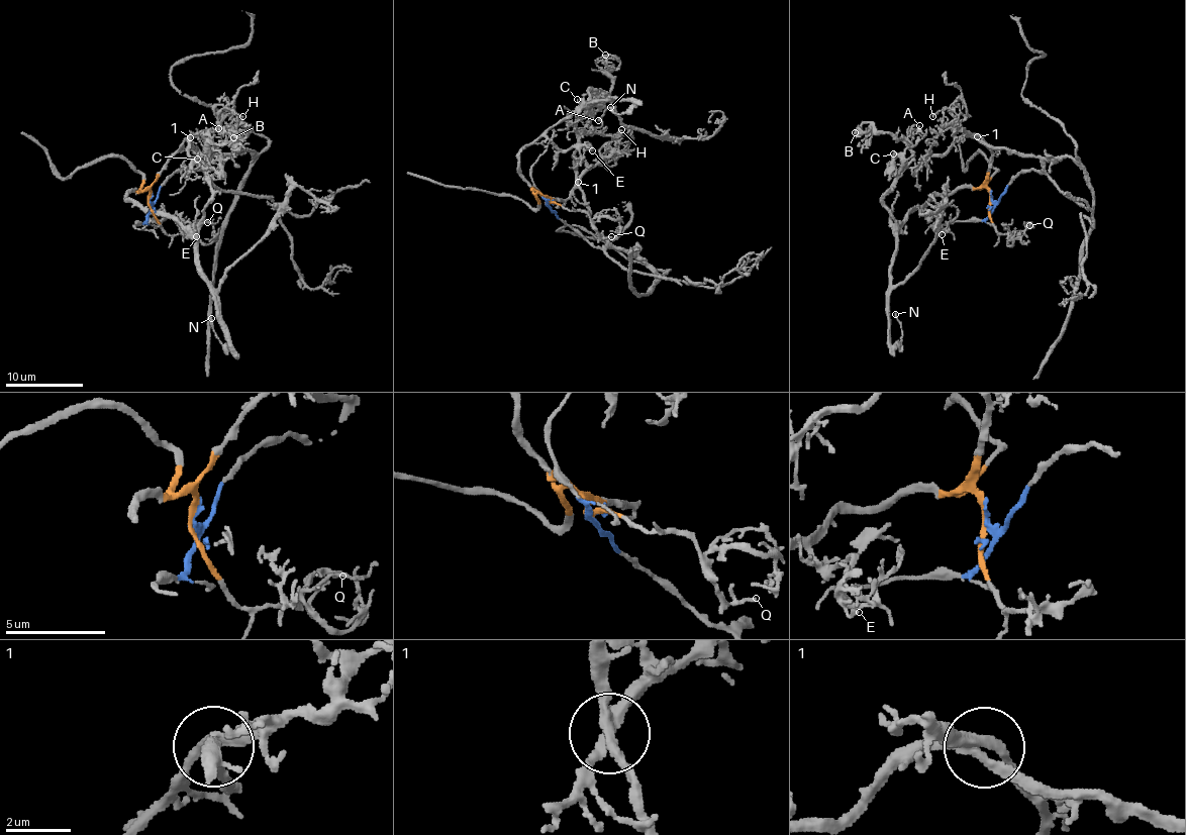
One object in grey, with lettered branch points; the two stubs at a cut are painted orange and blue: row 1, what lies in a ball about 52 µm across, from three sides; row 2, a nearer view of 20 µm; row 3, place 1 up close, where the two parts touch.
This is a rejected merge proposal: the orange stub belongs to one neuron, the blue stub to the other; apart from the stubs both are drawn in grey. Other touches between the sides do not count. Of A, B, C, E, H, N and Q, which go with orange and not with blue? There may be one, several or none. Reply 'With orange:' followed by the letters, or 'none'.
With orange: A, B, C, E, H, N, Q

